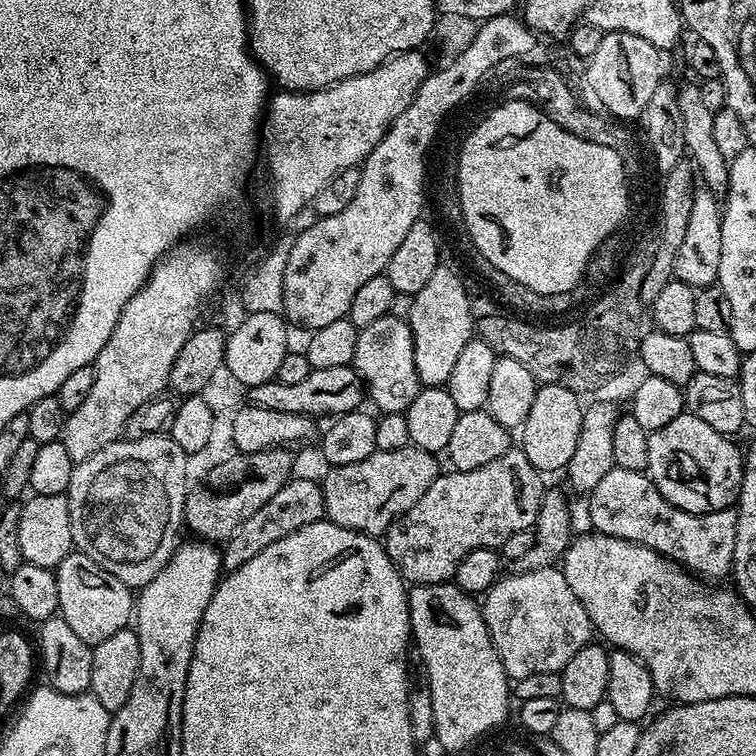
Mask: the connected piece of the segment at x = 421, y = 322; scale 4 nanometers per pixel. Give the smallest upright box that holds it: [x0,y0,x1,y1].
[407,266,474,385]

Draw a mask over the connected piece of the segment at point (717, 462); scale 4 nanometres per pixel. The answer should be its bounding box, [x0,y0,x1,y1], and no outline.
[646,410,744,514]

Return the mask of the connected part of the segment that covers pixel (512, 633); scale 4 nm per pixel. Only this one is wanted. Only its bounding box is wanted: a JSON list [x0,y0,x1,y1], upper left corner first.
[482,566,594,681]

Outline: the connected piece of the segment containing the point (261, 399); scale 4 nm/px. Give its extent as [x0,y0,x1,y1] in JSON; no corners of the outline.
[247,364,366,418]

